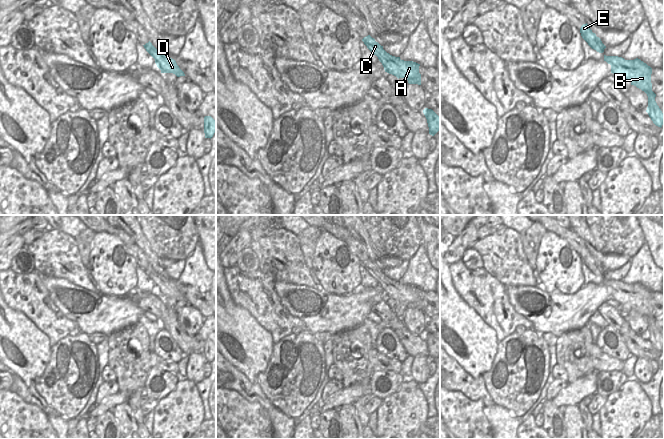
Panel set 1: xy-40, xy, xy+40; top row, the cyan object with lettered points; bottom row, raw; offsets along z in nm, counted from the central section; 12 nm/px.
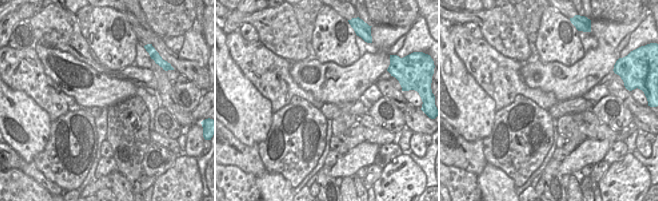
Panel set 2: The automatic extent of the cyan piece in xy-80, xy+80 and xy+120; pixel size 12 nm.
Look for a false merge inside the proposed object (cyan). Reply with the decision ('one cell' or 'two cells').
one cell

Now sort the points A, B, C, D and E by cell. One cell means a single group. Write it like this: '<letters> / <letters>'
A B C D E

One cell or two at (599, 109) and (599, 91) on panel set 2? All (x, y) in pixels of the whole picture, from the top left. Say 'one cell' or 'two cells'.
two cells

